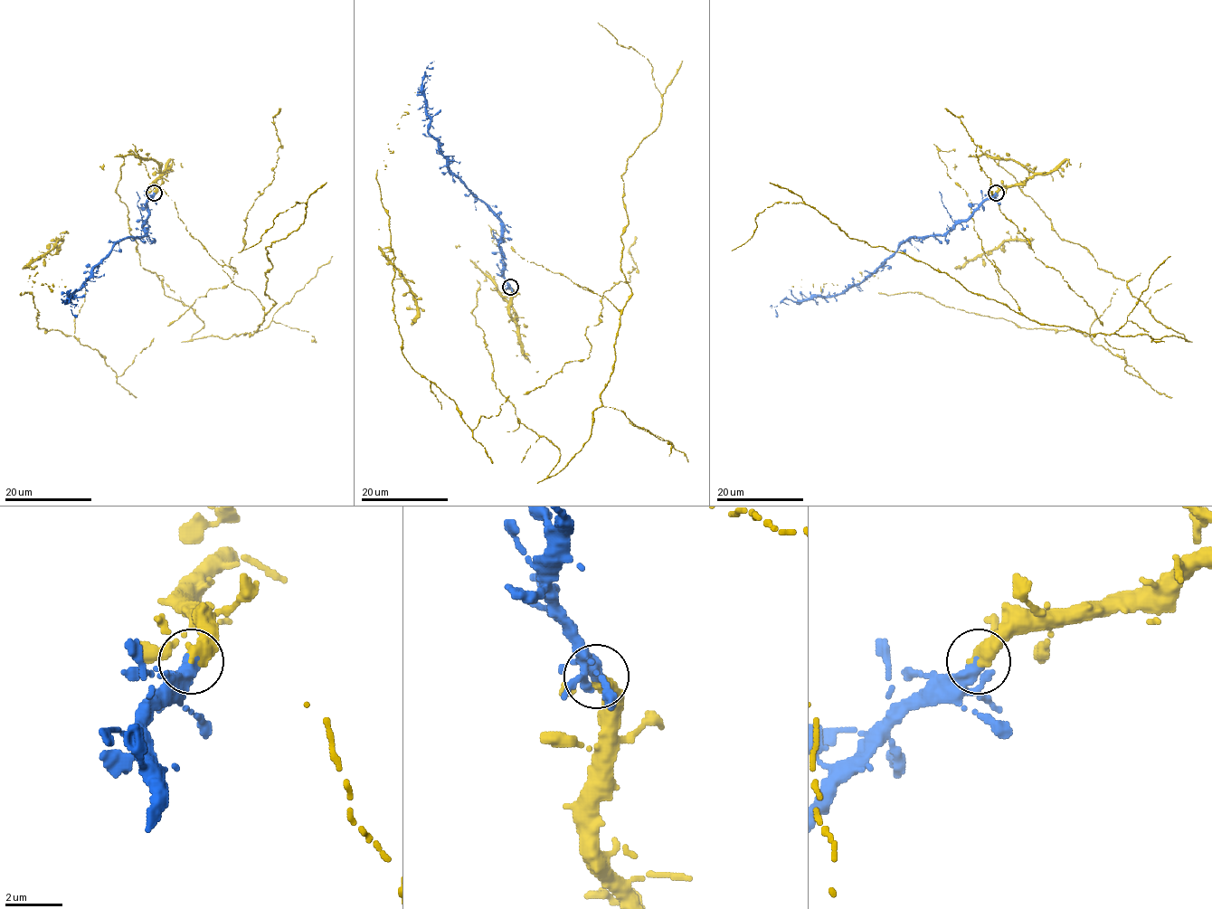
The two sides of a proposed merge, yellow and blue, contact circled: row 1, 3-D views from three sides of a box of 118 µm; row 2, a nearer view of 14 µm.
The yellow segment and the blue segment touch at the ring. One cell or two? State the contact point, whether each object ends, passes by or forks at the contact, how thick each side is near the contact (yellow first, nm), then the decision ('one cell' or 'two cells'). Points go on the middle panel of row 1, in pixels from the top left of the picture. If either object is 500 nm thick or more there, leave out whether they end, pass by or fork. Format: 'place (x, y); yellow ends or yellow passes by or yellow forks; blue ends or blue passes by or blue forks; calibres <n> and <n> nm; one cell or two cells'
place (510, 287); yellow ends; blue passes by; calibres 440 and 340 nm; one cell

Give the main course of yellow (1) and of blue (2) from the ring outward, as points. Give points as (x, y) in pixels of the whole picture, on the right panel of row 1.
1: (996, 193), (1033, 175), (989, 150), (1057, 234), (1185, 339), (1035, 322), (805, 203), (767, 207), (732, 250)
2: (996, 193), (942, 234), (906, 239), (860, 282), (841, 293), (796, 302), (784, 298), (775, 307), (775, 316)

